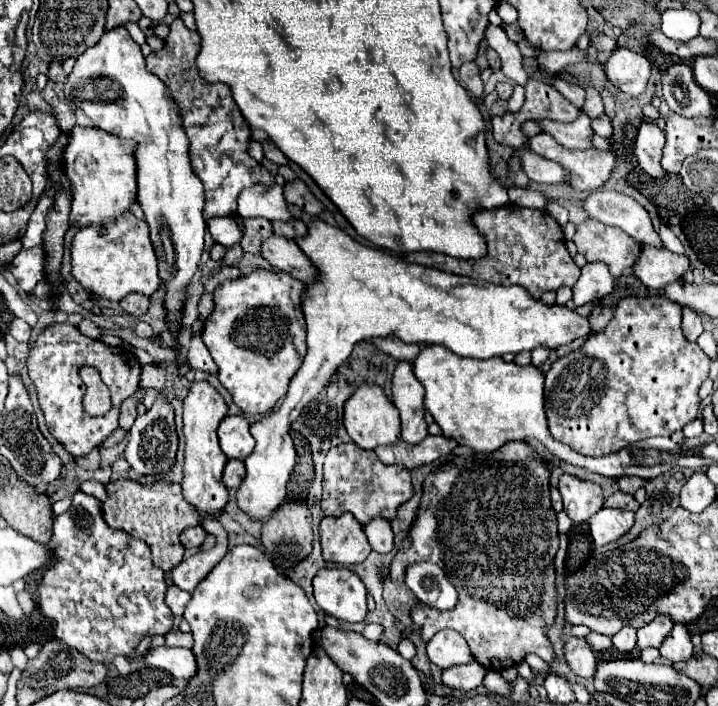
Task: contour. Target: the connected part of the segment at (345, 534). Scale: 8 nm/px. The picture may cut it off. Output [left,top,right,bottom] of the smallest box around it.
[320,514,372,564]

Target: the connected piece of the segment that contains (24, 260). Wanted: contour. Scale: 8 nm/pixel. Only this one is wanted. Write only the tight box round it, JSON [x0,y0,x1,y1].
[10,246,44,292]

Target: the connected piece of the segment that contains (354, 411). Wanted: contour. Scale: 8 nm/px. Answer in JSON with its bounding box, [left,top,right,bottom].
[344,384,400,450]

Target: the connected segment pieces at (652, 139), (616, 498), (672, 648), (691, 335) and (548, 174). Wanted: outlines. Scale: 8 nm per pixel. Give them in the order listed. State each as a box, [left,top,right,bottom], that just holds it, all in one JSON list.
[[634,122,664,178],[604,492,640,512],[660,624,692,662],[682,308,702,340],[516,150,566,184]]

